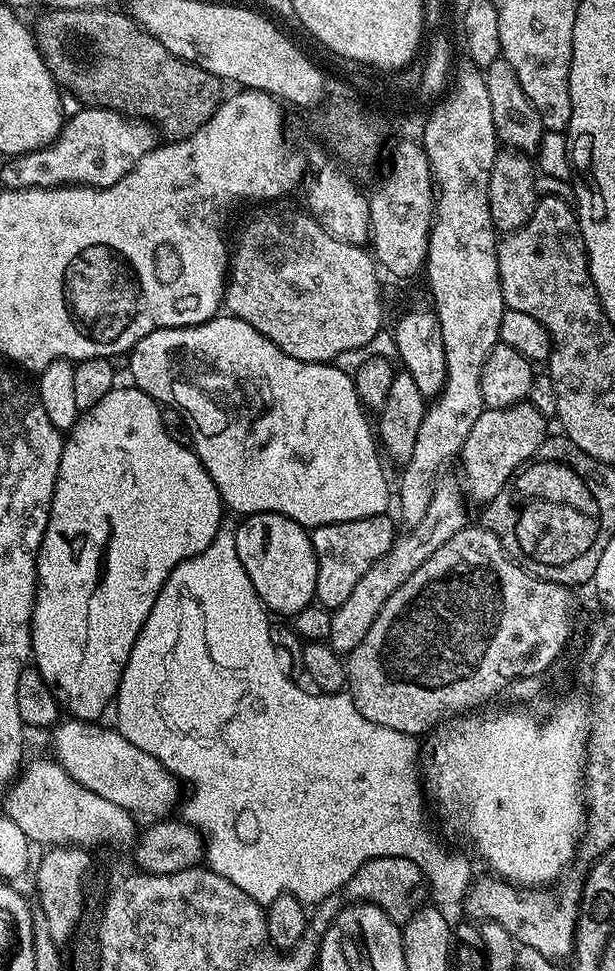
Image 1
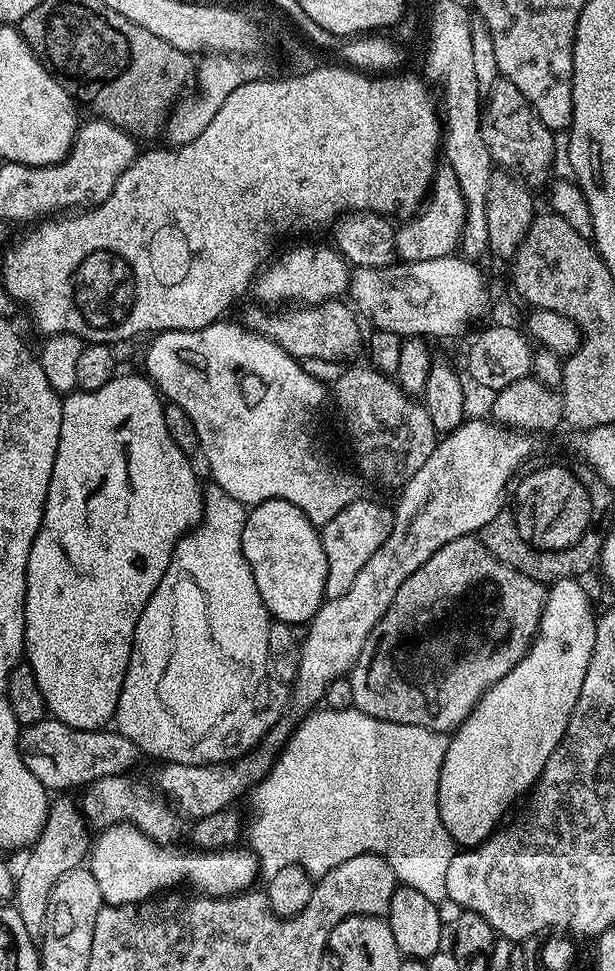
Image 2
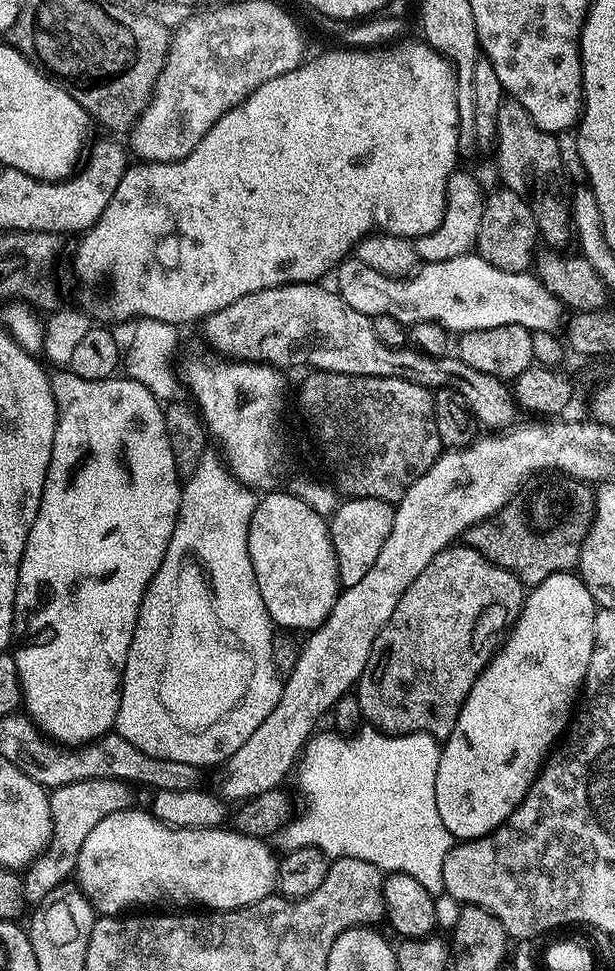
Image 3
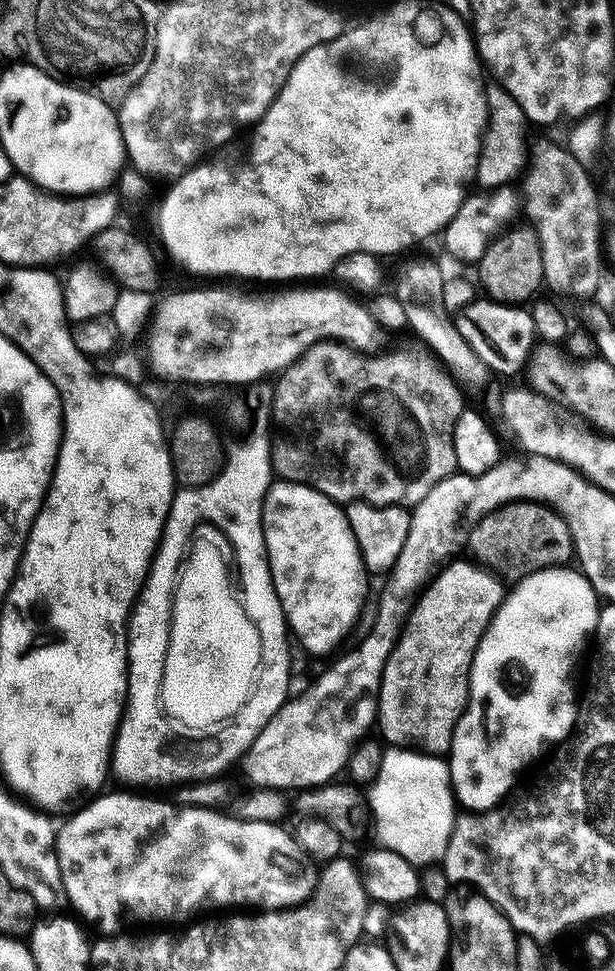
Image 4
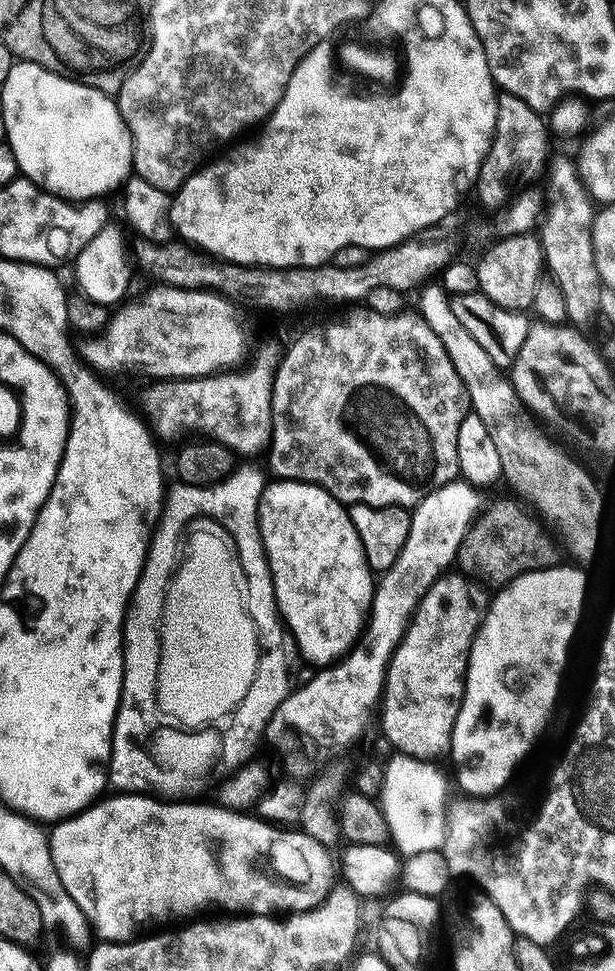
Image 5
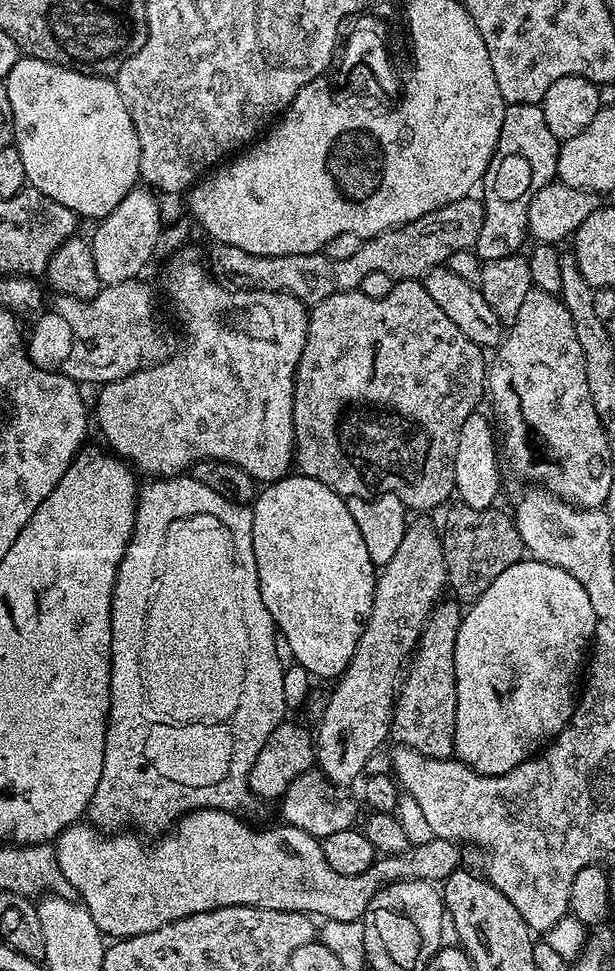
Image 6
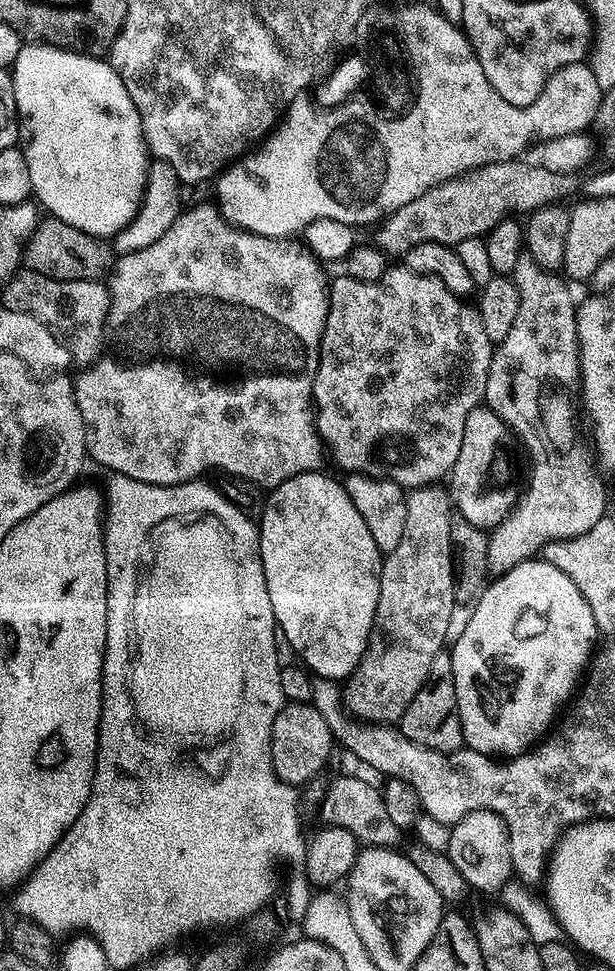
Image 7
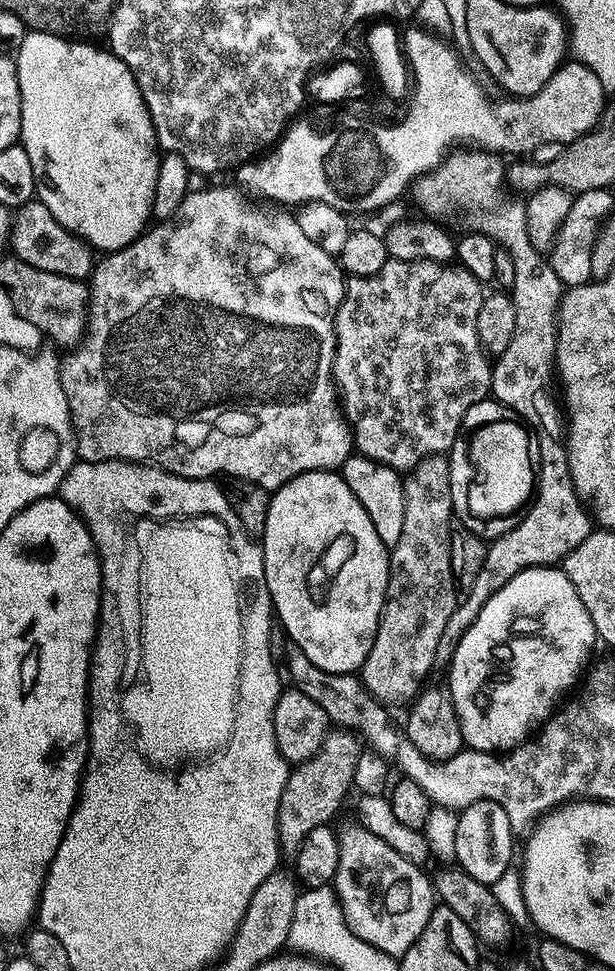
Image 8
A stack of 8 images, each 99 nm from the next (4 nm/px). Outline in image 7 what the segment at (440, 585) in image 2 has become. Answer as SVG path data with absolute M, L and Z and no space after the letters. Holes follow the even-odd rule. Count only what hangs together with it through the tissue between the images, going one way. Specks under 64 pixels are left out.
M442 651L434 658L428 681L422 690L418 690L418 694L414 694L410 706L406 706L398 721L398 731L410 738L410 742L418 742L418 746L426 746L435 752L458 752L465 747L462 722L458 714L458 698L454 690L451 651Z

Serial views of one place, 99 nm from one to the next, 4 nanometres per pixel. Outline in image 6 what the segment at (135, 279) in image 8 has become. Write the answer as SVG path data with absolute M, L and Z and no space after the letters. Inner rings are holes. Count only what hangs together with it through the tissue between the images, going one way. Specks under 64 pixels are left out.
M184 248L164 268L164 292L172 299L180 320L184 323L184 332L188 337L184 340L184 349L173 354L169 360L161 359L151 366L145 366L131 372L130 375L103 385L96 396L96 412L94 408L94 424L100 427L104 435L103 443L121 460L127 462L137 473L145 472L148 478L171 478L187 473L193 464L199 460L225 460L250 474L253 480L267 486L274 480L282 480L289 475L294 464L296 439L292 425L292 407L294 406L294 386L296 385L296 371L298 362L302 358L302 350L306 346L308 333L309 309L301 300L285 292L251 292L237 290L225 286L221 281L213 278L197 252L192 248Z

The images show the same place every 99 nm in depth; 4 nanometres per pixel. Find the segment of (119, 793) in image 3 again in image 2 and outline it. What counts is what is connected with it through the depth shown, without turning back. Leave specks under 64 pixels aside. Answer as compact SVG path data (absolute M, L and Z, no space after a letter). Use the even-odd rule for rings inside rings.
M60 794L49 803L42 834L27 849L28 857L14 872L14 907L18 918L22 918L22 926L26 926L26 934L33 938L44 933L46 906L50 906L50 890L54 890L54 882L58 882L62 874L70 874L70 870L81 867L90 855L89 825L81 805L77 801L75 804L70 797Z

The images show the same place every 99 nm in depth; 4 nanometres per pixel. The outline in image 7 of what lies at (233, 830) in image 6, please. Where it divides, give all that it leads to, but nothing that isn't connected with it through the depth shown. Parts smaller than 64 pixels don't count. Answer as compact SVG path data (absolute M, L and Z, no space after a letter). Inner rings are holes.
M478 810L466 814L450 828L450 842L446 853L450 862L458 868L467 887L480 892L499 893L505 883L513 879L512 859L508 845L508 828L502 818L493 812Z

